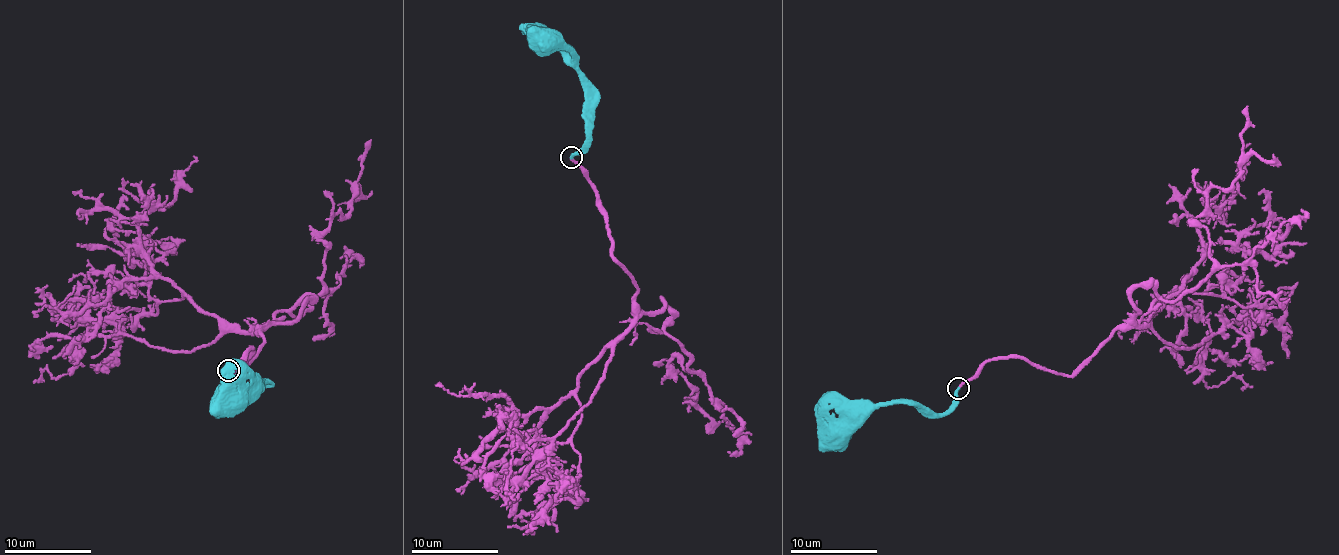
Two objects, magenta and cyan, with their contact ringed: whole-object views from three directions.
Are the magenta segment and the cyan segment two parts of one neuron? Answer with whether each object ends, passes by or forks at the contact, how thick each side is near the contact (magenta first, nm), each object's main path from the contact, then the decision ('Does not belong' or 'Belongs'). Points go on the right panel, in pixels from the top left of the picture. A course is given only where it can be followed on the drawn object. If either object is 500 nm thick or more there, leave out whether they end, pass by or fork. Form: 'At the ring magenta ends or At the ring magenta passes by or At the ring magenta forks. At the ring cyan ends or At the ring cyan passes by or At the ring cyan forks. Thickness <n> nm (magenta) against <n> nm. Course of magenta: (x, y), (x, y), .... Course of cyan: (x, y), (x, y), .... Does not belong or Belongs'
At the ring magenta ends. At the ring cyan ends. Thickness 160 nm (magenta) against 240 nm. Course of magenta: (958, 387), (1000, 358), (1069, 375), (1210, 275), (1193, 220), (1241, 172), (1247, 105). Course of cyan: (958, 389), (956, 401), (943, 413), (921, 412), (908, 402), (890, 401), (838, 437), (830, 438), (833, 441). Belongs

